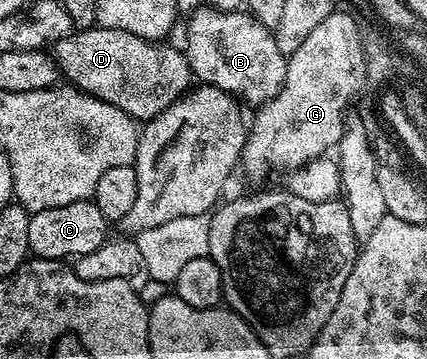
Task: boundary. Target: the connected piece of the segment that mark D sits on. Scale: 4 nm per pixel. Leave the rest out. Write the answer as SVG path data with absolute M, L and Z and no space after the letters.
M95 26L73 30L59 38L50 48L50 54L61 75L85 94L94 95L103 102L121 108L138 122L160 115L166 107L187 93L193 76L187 55L170 47L147 41L120 29Z

